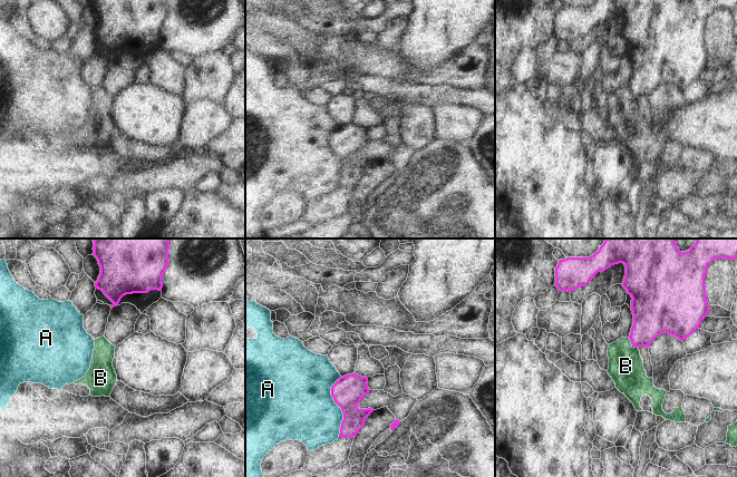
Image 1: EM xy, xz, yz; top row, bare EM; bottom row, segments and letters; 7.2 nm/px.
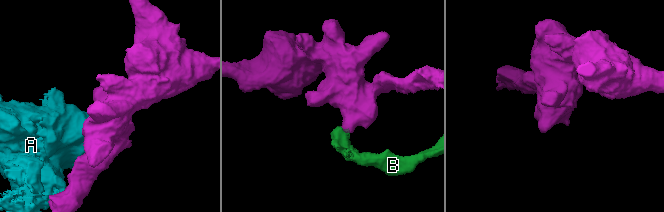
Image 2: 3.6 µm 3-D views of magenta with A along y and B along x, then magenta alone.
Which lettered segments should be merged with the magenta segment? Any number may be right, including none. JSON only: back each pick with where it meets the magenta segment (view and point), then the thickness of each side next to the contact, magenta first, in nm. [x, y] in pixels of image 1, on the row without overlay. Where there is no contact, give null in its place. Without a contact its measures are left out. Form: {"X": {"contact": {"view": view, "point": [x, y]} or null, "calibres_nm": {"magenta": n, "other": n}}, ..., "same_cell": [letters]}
{"same_cell": []}

